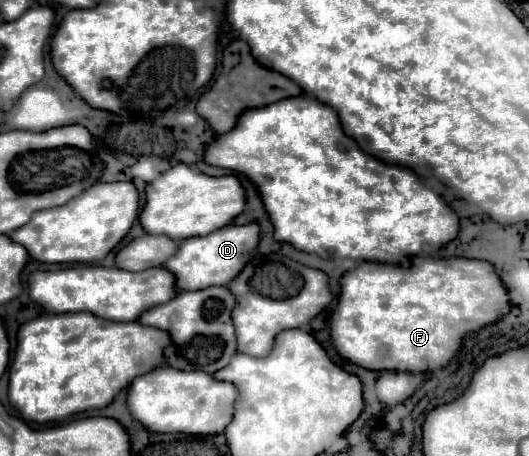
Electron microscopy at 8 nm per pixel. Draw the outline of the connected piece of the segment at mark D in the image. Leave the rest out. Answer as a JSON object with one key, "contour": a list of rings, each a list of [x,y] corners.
{"contour":[[[250,222],[244,226],[226,226],[208,236],[186,238],[180,242],[178,252],[164,264],[176,276],[178,290],[204,290],[206,286],[228,286],[246,262],[256,256],[260,244],[260,226]]]}

